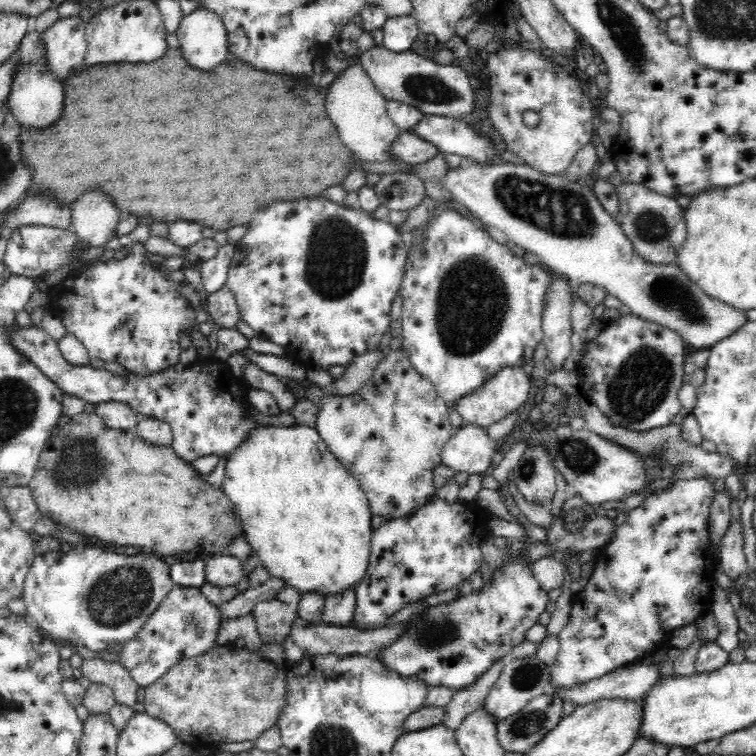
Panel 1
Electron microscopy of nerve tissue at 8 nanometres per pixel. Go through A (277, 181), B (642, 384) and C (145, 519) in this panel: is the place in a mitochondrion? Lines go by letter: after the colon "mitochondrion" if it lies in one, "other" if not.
A: other
B: mitochondrion
C: other

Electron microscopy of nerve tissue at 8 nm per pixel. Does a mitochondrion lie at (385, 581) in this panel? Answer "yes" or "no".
yes

